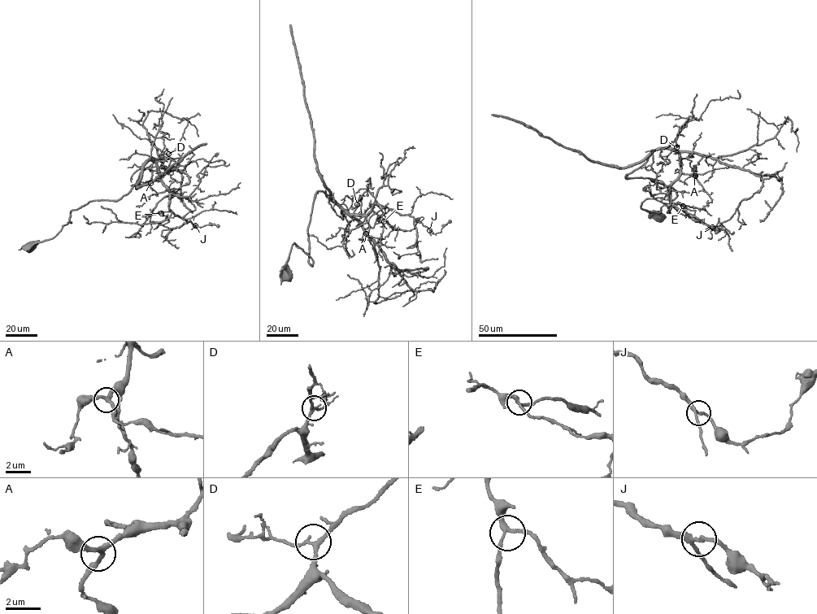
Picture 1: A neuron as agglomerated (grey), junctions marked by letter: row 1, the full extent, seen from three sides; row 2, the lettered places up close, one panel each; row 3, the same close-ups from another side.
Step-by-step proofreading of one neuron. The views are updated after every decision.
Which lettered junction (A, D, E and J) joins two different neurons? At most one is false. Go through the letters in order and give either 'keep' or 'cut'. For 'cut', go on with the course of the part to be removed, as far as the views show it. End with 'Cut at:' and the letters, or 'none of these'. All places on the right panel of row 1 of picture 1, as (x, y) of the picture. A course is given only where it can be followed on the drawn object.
A: keep
D: keep
E: keep
J: keep
Cut at: none of these

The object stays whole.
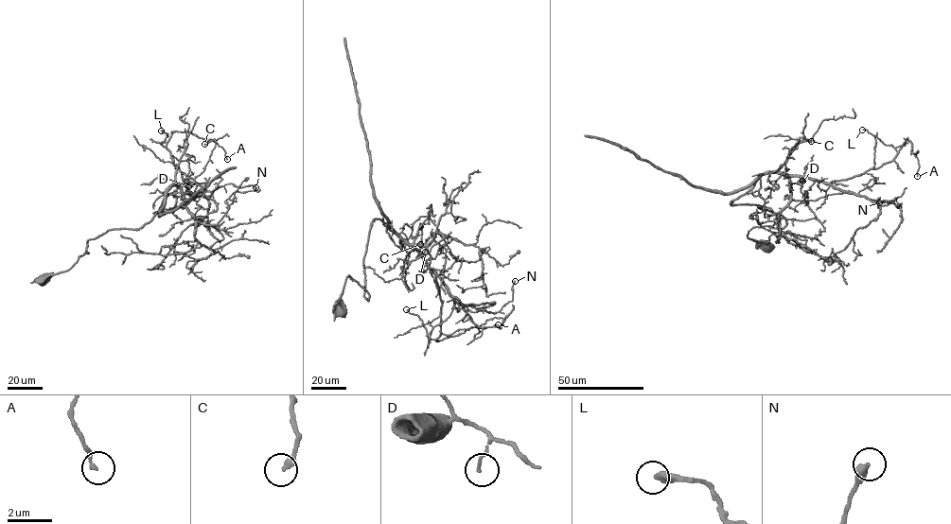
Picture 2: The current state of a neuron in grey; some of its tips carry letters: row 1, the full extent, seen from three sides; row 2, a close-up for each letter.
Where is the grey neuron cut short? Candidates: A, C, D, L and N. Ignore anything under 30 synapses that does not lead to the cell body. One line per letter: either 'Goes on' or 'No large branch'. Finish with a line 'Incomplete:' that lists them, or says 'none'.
A: No large branch
C: No large branch
D: No large branch
L: No large branch
N: No large branch
Incomplete: none

